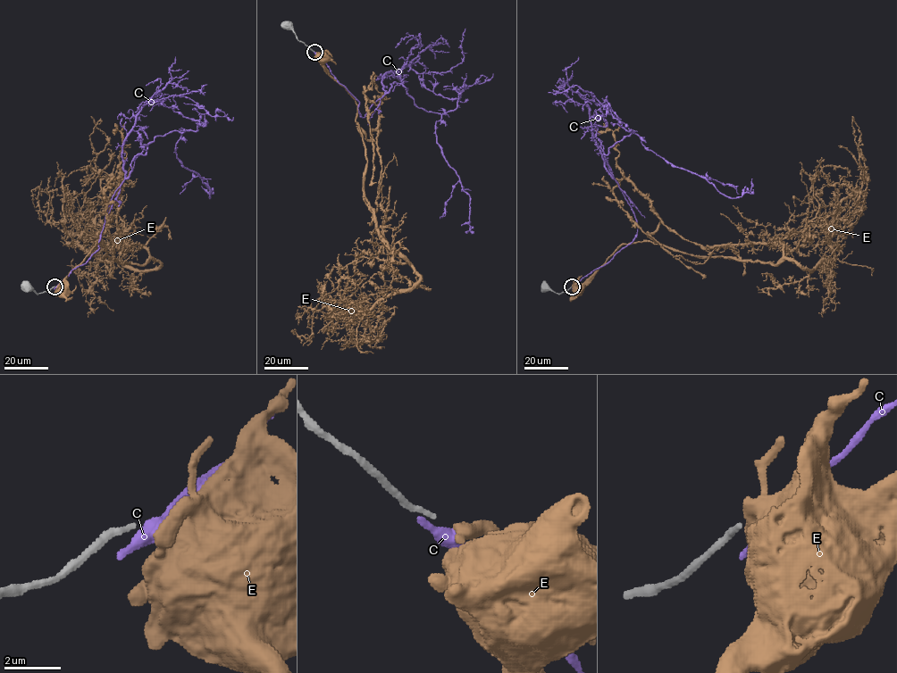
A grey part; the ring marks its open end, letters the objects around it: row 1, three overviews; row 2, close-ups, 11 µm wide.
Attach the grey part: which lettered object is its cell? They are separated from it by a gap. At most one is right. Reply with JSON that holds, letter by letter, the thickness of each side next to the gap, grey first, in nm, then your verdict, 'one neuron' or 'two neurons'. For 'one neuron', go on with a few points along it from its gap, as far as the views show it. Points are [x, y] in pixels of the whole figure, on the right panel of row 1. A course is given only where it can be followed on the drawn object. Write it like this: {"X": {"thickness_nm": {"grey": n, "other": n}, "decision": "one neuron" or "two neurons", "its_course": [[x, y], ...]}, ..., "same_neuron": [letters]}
{"C": {"thickness_nm": {"grey": 180, "other": 460}, "decision": "two neurons"}, "E": {"thickness_nm": {"grey": 180, "other": 550}, "decision": "two neurons"}, "same_neuron": []}

